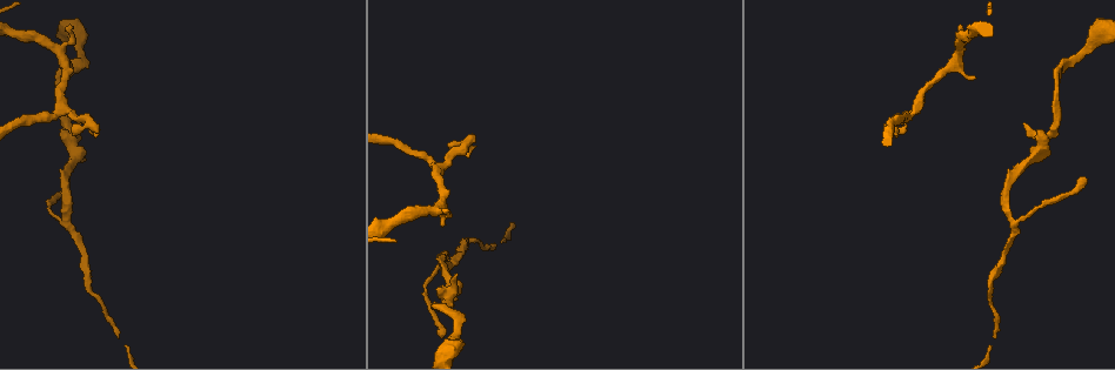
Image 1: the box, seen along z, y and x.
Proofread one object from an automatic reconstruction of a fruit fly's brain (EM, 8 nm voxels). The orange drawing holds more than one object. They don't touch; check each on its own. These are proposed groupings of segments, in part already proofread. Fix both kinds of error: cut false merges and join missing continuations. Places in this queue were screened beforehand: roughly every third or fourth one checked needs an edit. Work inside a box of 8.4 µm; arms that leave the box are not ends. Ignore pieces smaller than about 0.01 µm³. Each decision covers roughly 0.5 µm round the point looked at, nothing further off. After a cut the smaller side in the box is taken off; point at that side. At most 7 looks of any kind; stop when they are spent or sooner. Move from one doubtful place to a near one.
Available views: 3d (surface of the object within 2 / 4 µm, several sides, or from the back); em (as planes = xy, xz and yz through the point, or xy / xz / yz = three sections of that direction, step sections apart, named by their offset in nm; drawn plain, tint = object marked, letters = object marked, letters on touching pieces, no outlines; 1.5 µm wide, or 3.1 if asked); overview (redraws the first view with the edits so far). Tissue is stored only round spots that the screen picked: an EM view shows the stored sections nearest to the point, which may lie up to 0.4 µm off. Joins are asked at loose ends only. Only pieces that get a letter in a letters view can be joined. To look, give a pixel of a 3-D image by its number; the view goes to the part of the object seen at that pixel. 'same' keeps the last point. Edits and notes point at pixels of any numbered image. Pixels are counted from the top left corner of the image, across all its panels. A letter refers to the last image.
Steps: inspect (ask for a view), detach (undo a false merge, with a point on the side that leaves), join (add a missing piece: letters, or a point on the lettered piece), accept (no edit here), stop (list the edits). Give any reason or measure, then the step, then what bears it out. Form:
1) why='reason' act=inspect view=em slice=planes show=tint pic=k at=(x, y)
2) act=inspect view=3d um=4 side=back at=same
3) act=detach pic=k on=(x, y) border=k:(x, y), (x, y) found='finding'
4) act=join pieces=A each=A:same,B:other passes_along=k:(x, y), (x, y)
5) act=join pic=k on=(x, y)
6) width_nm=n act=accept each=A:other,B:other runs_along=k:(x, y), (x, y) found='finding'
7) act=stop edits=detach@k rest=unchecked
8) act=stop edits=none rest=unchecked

why='tapers out' act=inspect view=em slice=planes show=letters pic=1 at=(492, 243)

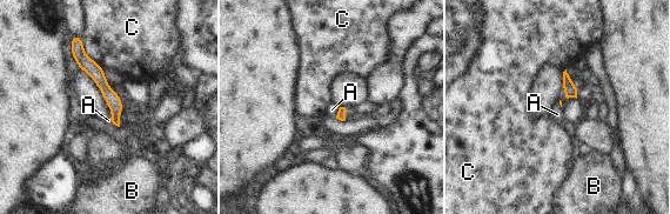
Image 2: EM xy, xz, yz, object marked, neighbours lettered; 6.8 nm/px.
width_nm=60 act=accept each=A:other,B:other,C:other runs_along=2:(74, 48), (113, 100), (116, 121) found='no lettered piece goes on from it'

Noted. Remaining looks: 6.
act=inspect view=em slice=planes show=tint pic=1 at=(437, 170)

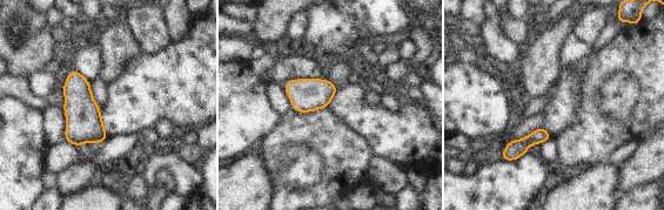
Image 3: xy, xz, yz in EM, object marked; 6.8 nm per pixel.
why='see the neighbours' act=inspect view=em slice=planes show=letters at=same

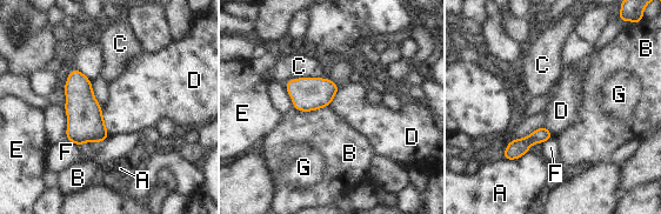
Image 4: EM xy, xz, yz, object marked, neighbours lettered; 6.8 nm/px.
act=accept each=A:other,B:other,C:other,D:other,E:other,F:other,G:other border=4:(329, 105), (312, 111), (293, 108) found='all the same neuron'

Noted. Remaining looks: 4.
why='tapers out' act=inspect view=3d um=2 pic=1 at=(1083, 178)

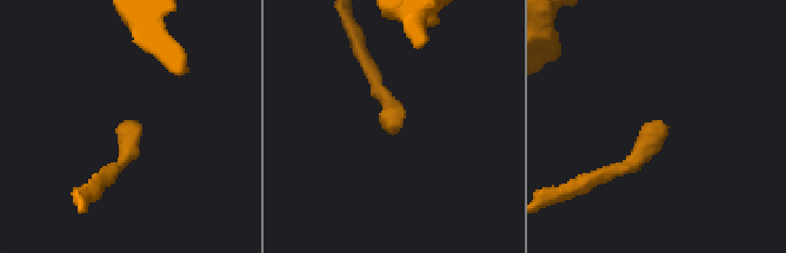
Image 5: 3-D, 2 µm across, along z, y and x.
act=inspect view=em slice=xy step=8 show=tint pic=5 at=(136, 121)

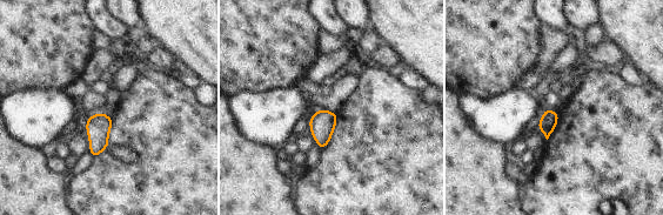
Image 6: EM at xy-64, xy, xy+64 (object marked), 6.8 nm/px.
act=inspect view=em slice=planes show=letters at=same

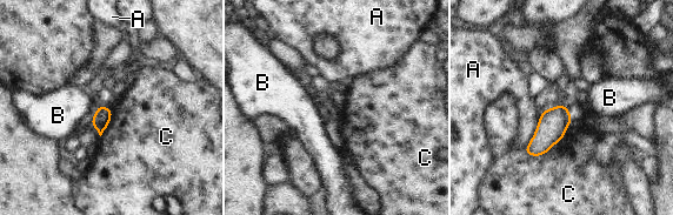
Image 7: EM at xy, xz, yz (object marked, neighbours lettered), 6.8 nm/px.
act=accept each=A:other,B:other,C:other border=7:(112, 107), (112, 118), (100, 136) found='none of them fits'

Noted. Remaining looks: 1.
act=stop edits=none rest=unchecked

